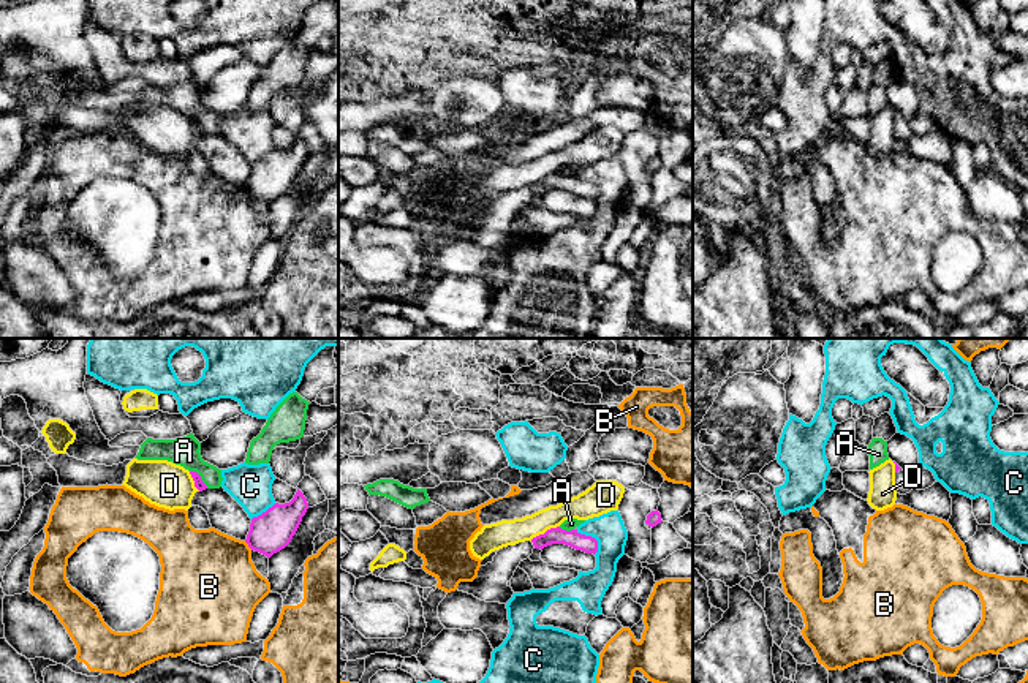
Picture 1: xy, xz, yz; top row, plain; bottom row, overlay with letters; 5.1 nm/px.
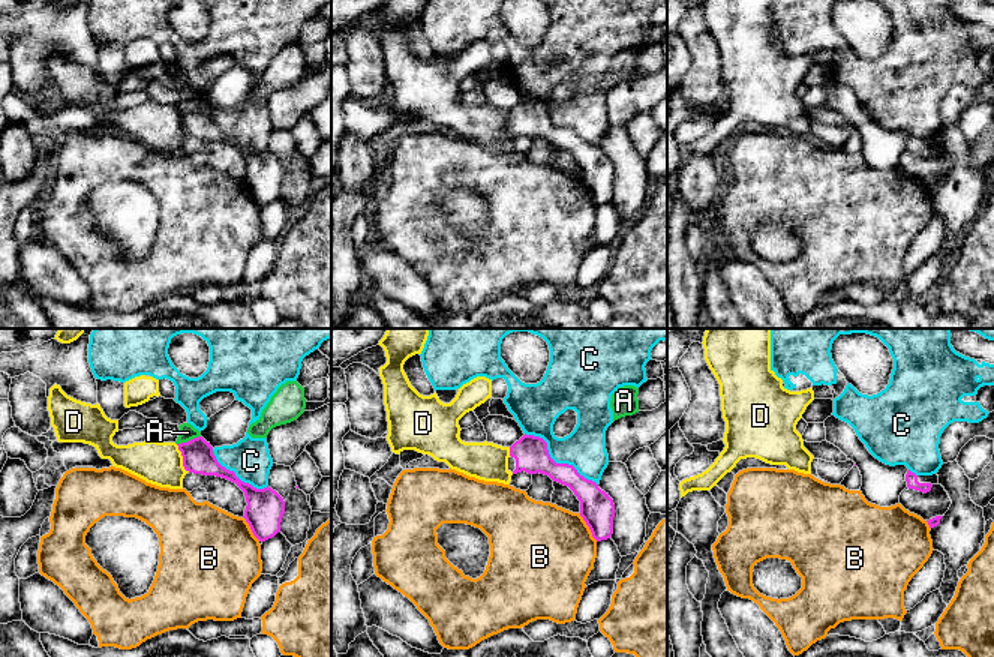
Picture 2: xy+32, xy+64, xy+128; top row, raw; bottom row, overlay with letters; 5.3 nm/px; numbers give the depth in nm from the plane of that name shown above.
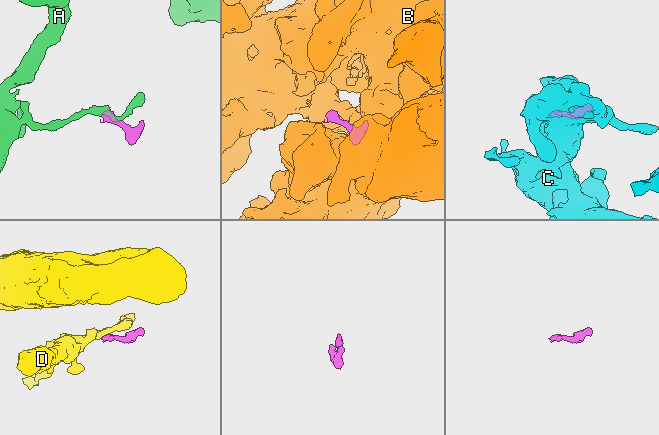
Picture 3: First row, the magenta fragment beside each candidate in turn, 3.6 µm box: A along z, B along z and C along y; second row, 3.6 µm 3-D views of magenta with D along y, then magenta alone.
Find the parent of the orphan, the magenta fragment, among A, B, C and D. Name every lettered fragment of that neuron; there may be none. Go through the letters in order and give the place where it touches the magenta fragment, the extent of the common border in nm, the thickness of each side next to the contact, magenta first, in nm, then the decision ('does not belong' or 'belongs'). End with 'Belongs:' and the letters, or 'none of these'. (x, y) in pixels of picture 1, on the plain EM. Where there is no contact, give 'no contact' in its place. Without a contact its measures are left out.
A: meets magenta in xy at (200, 124); contact 130 nm long; 50 nm thick on the magenta side, 140 nm on the other; does not belong
B: meets magenta in xy at (249, 192); contact 60 nm long; 200 nm thick on the magenta side, 460 nm on the other; does not belong
C: meets magenta in xz at (593, 184); contact 160 nm long; 90 nm thick on the magenta side, 160 nm on the other; does not belong
D: meets magenta in xz at (546, 177); contact 170 nm long; 90 nm thick on the magenta side, 140 nm on the other; does not belong
Belongs: none of these

